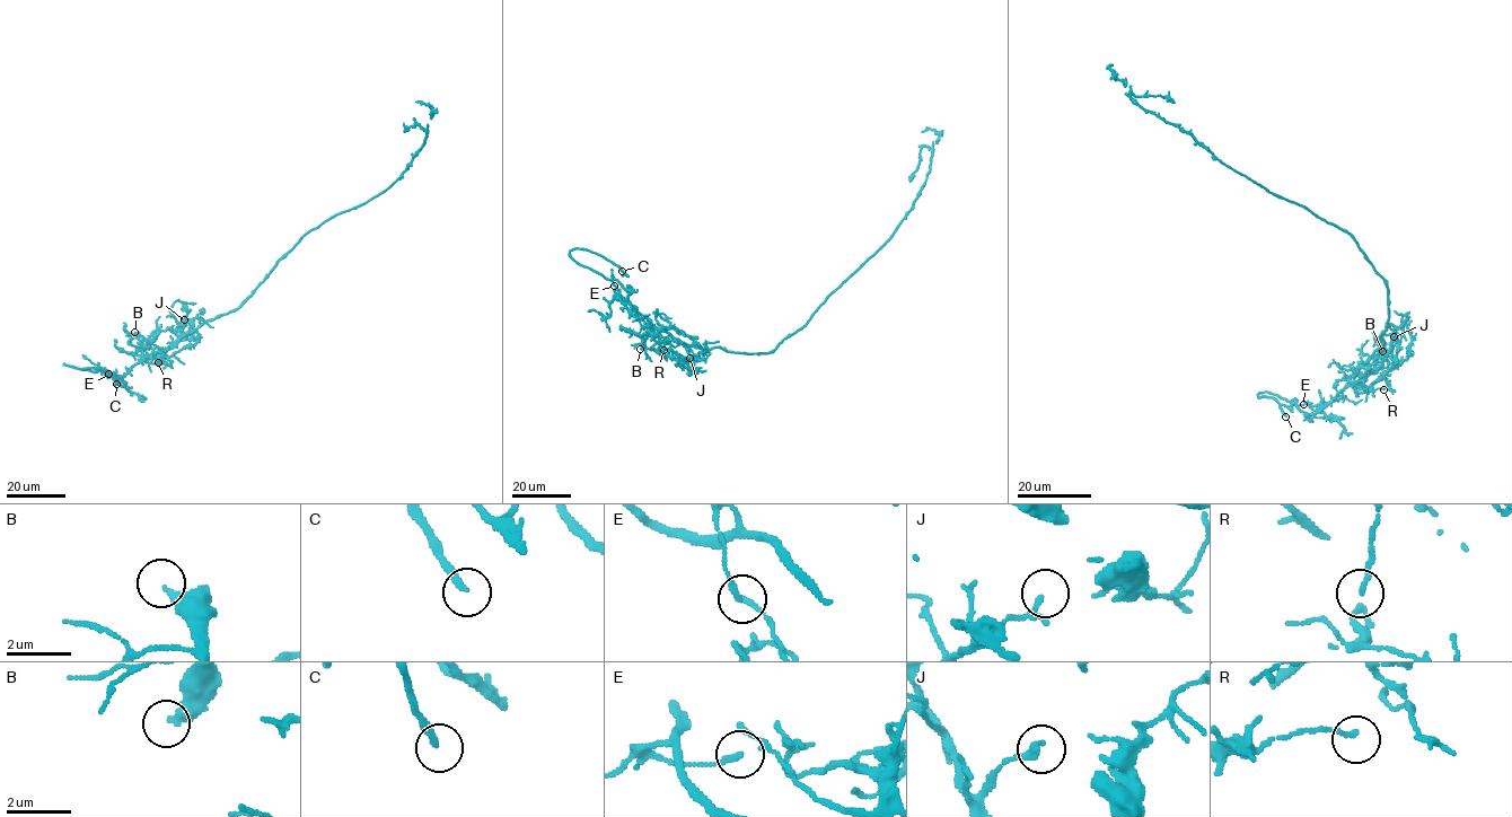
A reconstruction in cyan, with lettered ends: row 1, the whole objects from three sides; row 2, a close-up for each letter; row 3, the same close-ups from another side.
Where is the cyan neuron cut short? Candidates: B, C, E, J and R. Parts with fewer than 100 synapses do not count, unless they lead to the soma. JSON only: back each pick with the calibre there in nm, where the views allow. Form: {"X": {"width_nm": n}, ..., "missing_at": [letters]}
{"C": {"width_nm": 220}, "missing_at": ["C"]}

